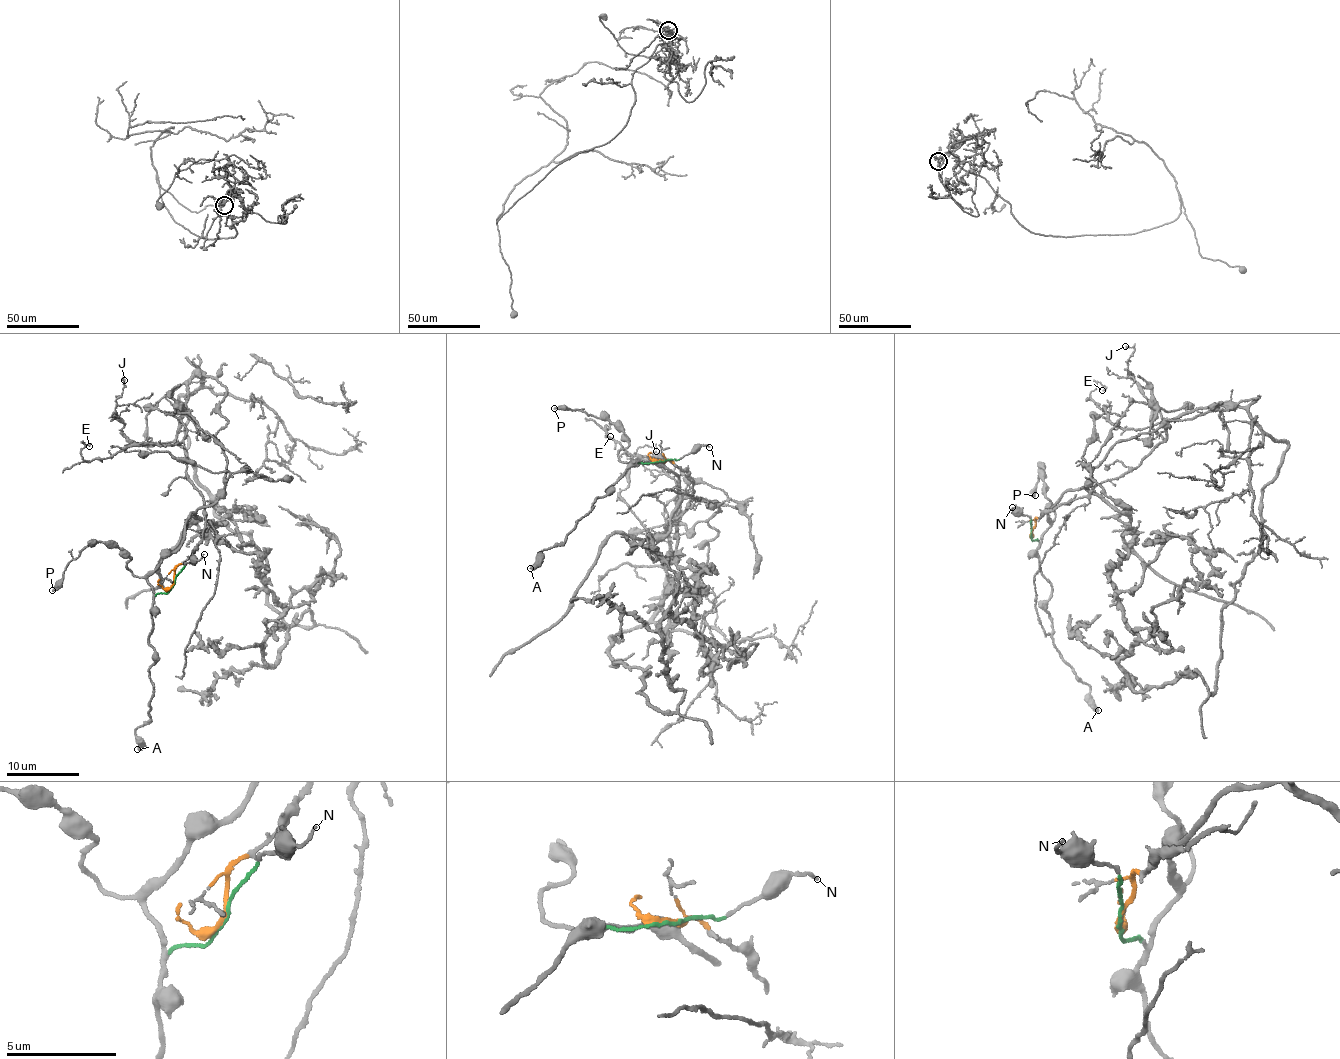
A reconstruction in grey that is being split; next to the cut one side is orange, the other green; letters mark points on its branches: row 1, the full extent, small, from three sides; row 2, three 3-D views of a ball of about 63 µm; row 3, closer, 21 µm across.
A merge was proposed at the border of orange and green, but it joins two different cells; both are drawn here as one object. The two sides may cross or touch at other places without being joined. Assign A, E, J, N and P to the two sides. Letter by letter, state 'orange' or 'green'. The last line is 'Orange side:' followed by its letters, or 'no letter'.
A: green
E: orange
J: orange
N: green
P: green
Orange side: E, J

